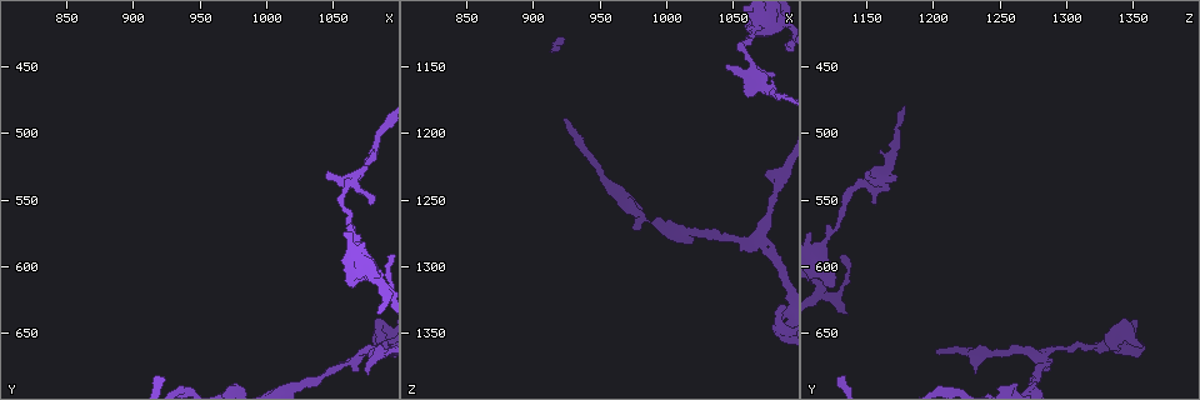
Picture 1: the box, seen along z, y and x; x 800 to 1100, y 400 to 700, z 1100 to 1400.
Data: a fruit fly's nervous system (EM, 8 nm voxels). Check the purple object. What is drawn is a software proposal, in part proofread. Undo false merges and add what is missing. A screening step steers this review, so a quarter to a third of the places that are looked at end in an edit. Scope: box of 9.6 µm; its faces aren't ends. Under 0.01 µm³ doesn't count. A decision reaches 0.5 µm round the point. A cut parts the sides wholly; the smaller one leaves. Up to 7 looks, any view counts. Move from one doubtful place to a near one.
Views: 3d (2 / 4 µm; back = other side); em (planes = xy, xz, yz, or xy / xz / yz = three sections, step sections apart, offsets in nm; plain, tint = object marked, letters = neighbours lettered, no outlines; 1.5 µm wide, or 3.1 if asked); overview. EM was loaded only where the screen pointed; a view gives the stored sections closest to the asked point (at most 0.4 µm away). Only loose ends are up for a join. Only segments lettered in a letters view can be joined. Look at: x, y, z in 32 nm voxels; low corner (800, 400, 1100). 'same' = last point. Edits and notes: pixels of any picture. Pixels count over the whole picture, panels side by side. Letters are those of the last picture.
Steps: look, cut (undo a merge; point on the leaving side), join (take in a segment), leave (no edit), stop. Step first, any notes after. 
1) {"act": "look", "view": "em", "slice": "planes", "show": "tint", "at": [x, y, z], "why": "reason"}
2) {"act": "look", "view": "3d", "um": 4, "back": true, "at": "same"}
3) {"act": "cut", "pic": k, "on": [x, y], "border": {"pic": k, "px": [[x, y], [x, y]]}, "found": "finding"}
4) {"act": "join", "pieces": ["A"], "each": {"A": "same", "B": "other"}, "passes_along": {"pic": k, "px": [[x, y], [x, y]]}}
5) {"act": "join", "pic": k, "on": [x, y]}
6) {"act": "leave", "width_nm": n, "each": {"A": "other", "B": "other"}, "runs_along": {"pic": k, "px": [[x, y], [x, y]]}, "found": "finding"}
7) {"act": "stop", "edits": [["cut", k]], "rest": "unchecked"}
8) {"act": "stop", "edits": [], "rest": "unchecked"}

{"act": "look", "view": "3d", "um": 4, "at": [1046, 528, 1152], "why": "branch stops here"}

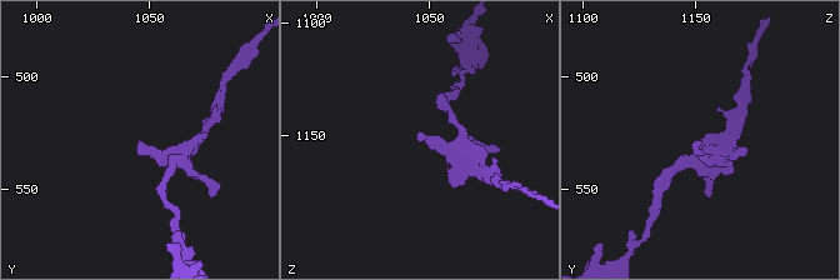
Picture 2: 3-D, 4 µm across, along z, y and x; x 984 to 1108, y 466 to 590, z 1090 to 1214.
{"act": "look", "view": "em", "slice": "xy", "step": 4, "show": "tint", "at": [1047, 528, 1151]}

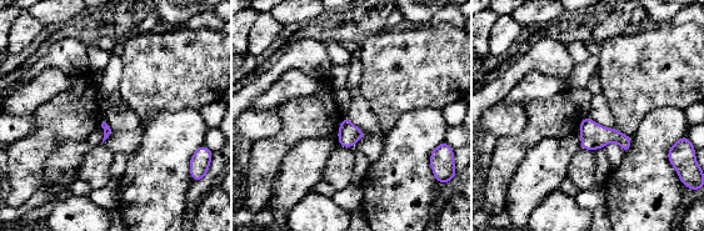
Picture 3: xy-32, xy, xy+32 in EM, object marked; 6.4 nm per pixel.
{"act": "look", "view": "em", "slice": "planes", "show": "letters", "at": "same", "why": "another direction"}

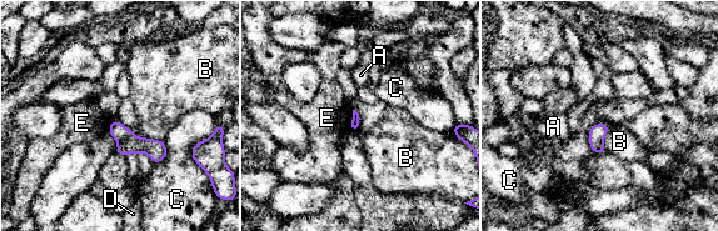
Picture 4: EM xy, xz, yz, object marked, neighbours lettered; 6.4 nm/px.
{"act": "leave", "longest_contact_nm": ["B", 220], "each": {"A": "other", "B": "other", "C": "other", "D": "other", "E": "other"}, "runs_along": {"pic": 4, "px": [[113, 125], [131, 144], [163, 154]]}, "found": "none of them fits"}

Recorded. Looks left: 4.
{"act": "look", "view": "em", "slice": "planes", "show": "letters", "at": [1074, 680, 1230], "why": "free end"}

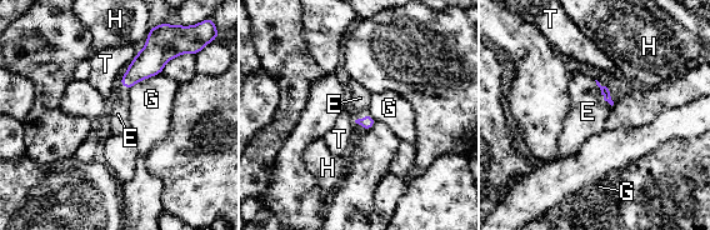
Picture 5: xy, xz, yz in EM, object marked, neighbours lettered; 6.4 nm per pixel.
{"act": "join", "pieces": ["E"], "longest_contact_nm": ["G", 240], "each": {"E": "same", "G": "other", "H": "other", "T": "other"}, "passes_along": {"pic": 5, "px": [[605, 93], [601, 94], [588, 111]]}, "found": "it goes on there"}

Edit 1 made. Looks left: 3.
{"act": "look", "view": "em", "slice": "xz", "step": 4, "show": "tint", "at": [1080, 662, 1296], "why": "thin neck"}

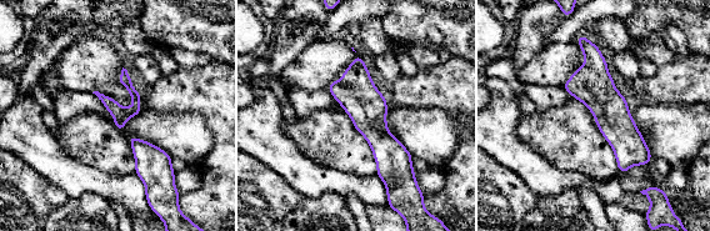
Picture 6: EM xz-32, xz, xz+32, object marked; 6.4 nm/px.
{"act": "look", "view": "em", "slice": "xz", "step": 4, "show": "letters", "at": "same", "why": "see the neighbours"}

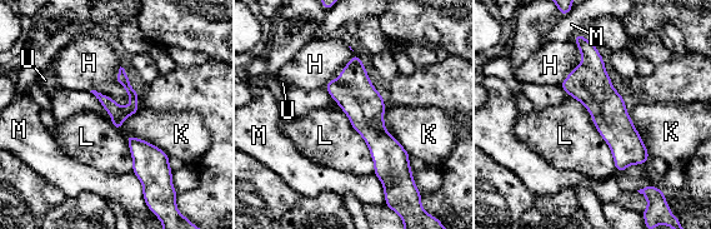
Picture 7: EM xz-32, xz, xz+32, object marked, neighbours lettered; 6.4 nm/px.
{"act": "leave", "longest_contact_nm": ["L", 600], "each": {"H": "other", "K": "other", "L": "other", "M": "other", "U": "other"}, "found": "all the same neuron"}

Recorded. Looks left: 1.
{"act": "stop", "edits": [["join", 5]], "rest": "unchecked"}

